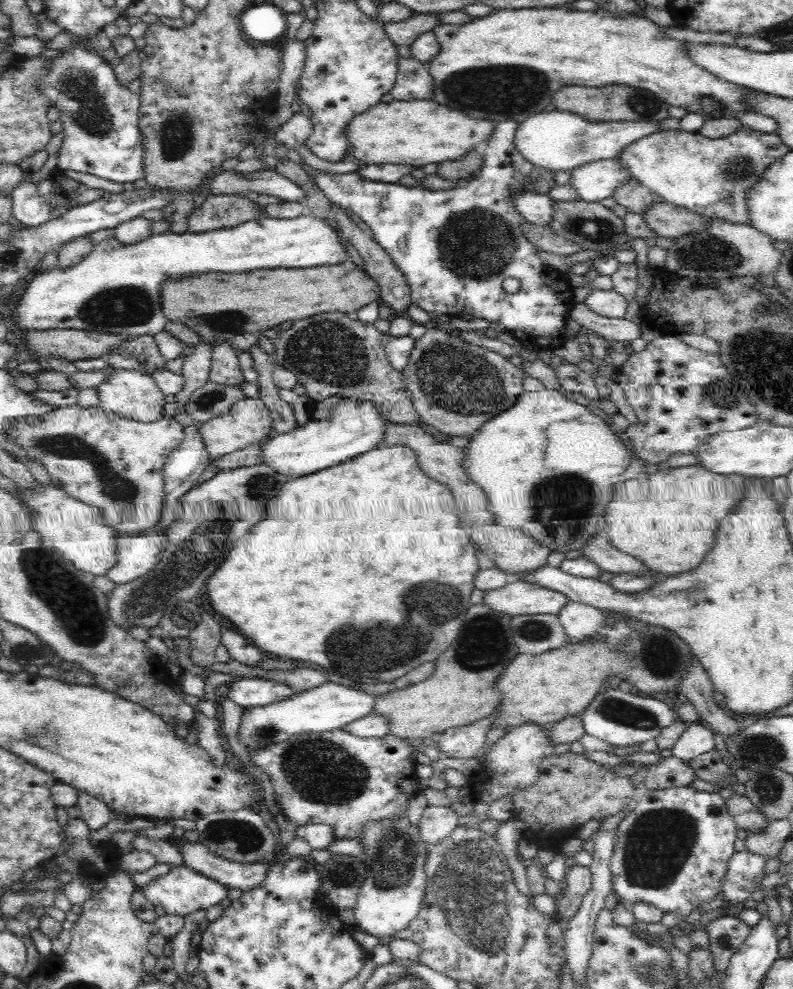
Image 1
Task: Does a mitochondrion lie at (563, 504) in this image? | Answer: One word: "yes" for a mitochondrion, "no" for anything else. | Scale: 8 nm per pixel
yes

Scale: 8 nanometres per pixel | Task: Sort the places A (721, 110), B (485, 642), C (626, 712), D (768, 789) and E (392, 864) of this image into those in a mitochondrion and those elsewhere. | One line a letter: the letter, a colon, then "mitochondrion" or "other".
A: other
B: mitochondrion
C: mitochondrion
D: mitochondrion
E: mitochondrion

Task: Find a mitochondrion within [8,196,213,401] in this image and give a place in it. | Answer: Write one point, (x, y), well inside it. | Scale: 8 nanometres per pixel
(123, 306)

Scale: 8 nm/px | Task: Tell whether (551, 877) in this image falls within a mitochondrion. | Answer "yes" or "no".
no

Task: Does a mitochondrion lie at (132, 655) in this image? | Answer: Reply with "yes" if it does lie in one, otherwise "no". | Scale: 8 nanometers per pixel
no

